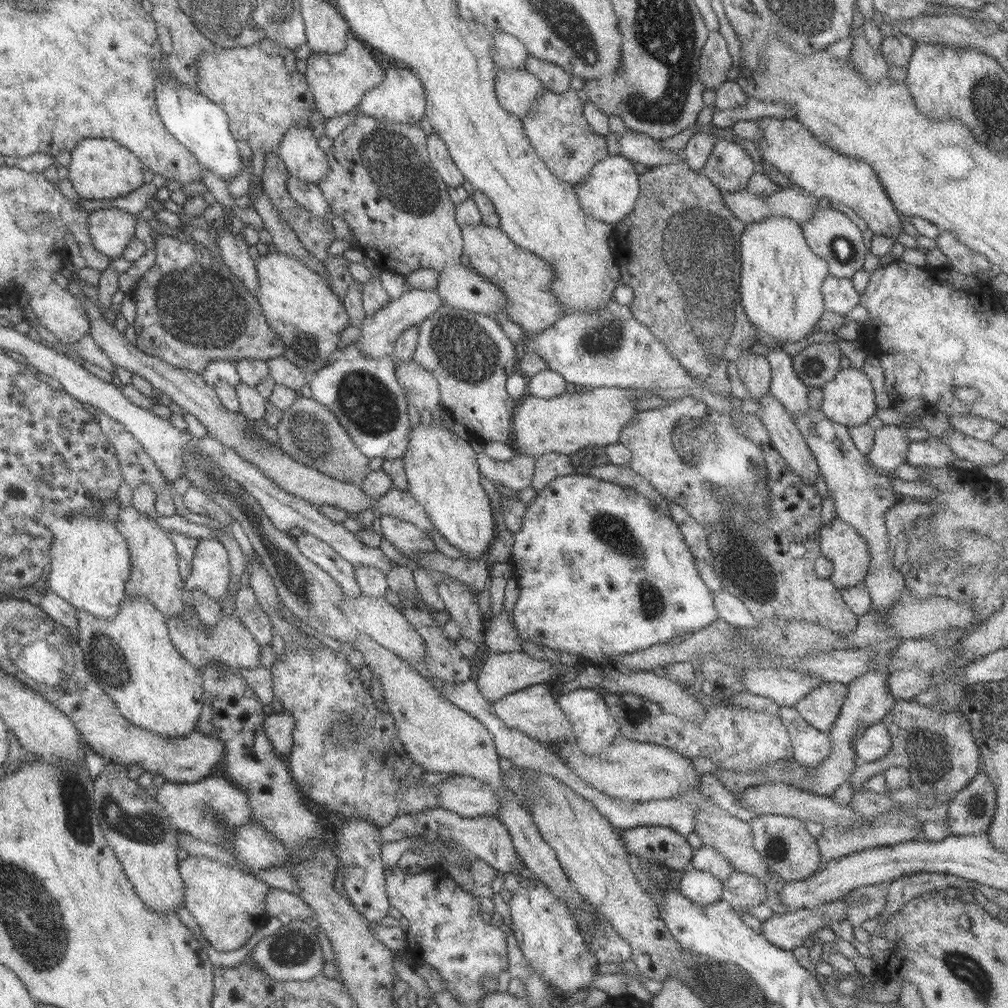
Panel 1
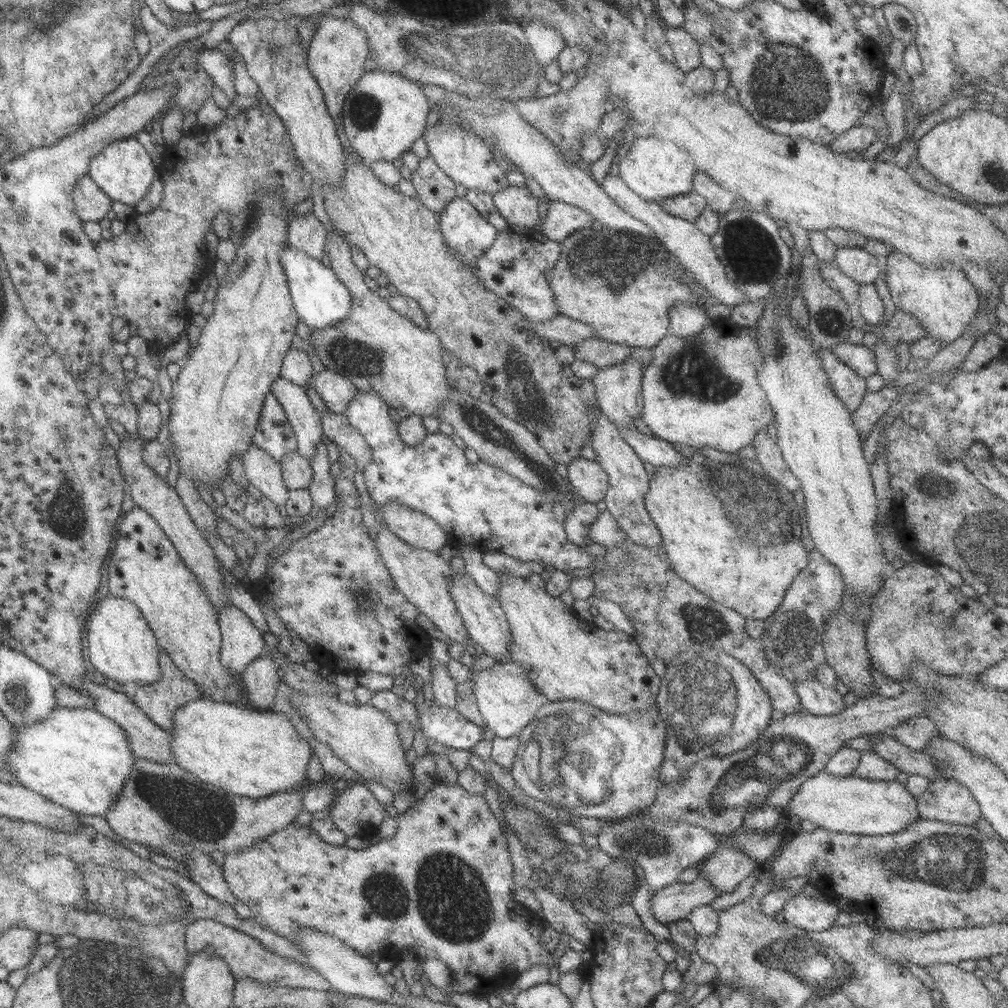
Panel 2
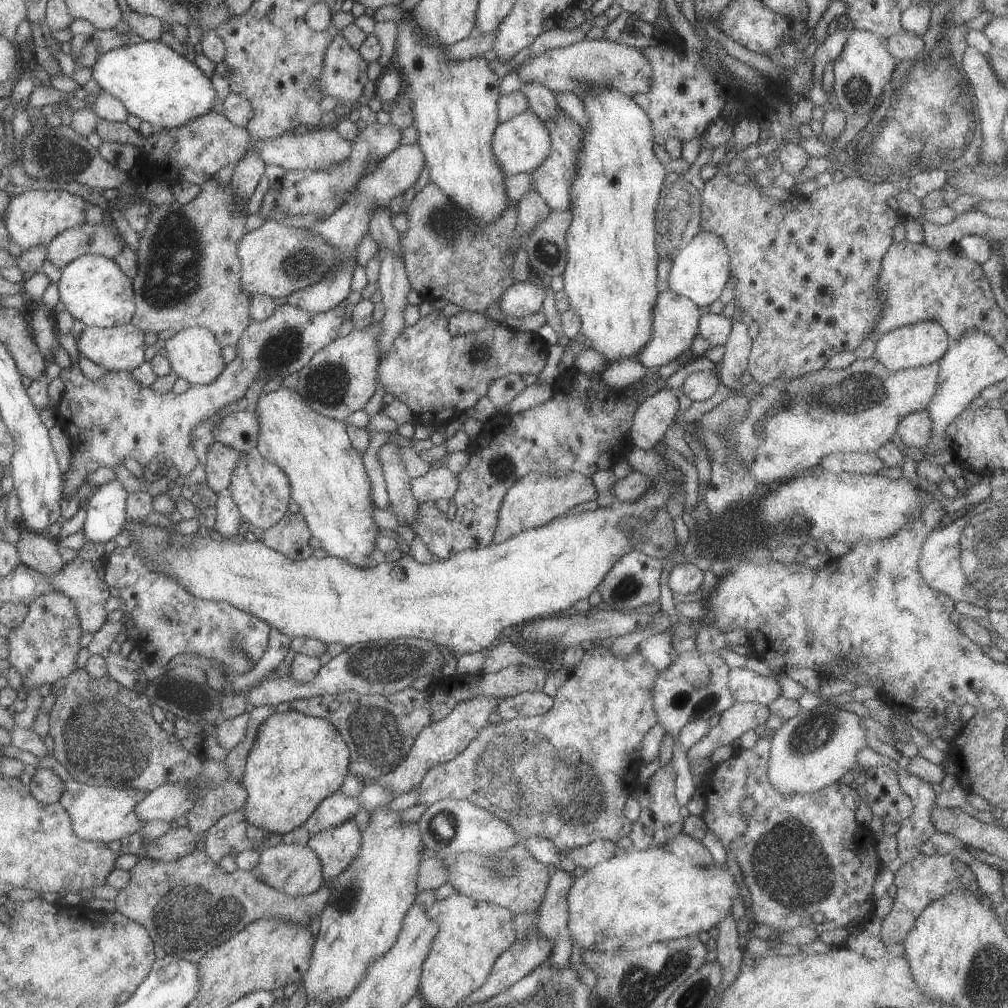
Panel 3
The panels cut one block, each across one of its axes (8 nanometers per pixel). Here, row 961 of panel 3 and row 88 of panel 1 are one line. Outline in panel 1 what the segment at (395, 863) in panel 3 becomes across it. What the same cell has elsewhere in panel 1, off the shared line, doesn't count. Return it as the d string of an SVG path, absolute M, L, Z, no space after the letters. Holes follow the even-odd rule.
M352 31L348 37L344 53L330 55L312 52L305 60L308 67L304 76L313 92L315 106L326 120L354 111L355 108L358 108L364 94L372 88L376 88L384 80L385 70L382 70L378 62L374 60L369 48L357 40Z

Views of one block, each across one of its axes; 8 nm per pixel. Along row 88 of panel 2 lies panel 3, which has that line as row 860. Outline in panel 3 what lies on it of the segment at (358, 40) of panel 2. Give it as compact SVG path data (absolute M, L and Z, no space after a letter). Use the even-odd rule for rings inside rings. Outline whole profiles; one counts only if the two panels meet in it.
M354 819L340 823L310 836L307 845L320 857L323 878L338 876L358 854L361 831Z

